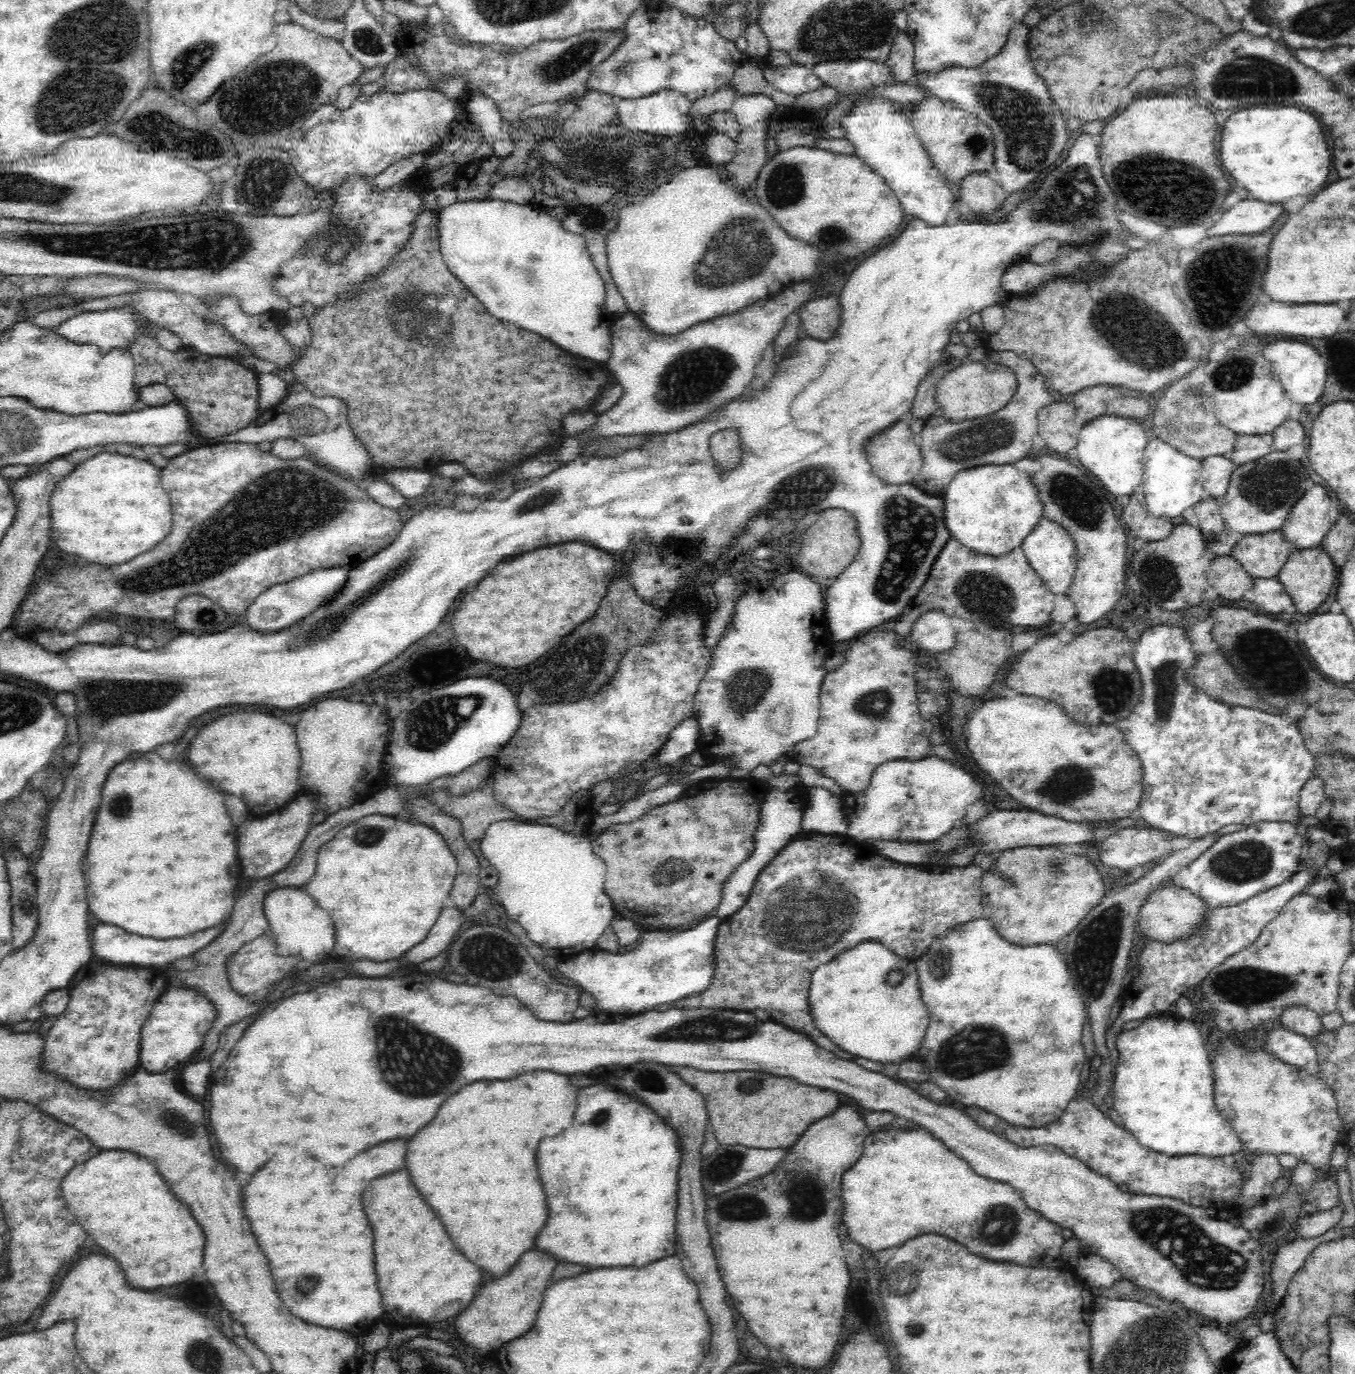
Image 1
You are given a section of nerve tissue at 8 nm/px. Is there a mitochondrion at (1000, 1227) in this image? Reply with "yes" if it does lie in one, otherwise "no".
yes

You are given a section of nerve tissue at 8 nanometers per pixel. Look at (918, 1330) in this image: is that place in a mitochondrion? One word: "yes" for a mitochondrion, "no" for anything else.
yes

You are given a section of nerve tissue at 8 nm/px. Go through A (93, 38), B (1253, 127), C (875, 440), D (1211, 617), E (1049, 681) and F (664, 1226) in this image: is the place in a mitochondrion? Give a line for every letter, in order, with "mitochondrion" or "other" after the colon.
A: mitochondrion
B: other
C: other
D: other
E: other
F: other

